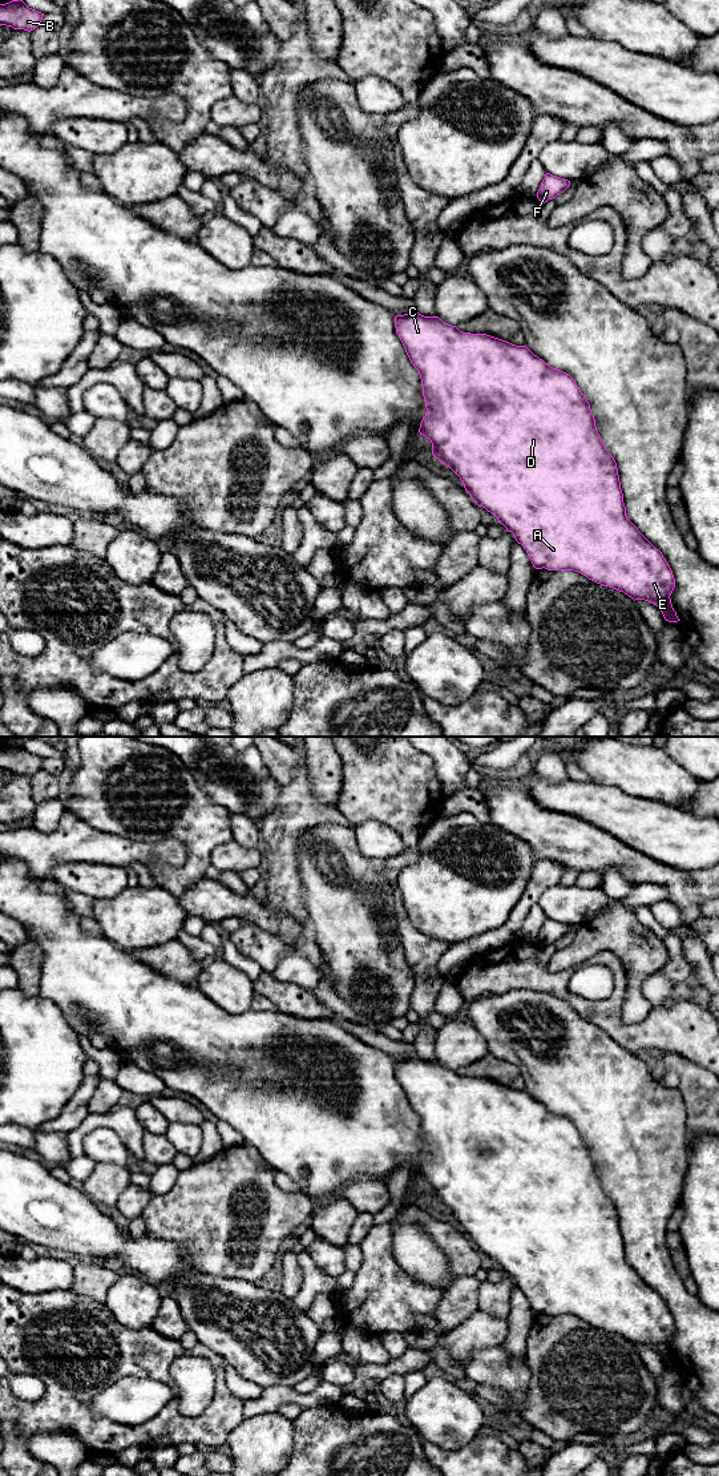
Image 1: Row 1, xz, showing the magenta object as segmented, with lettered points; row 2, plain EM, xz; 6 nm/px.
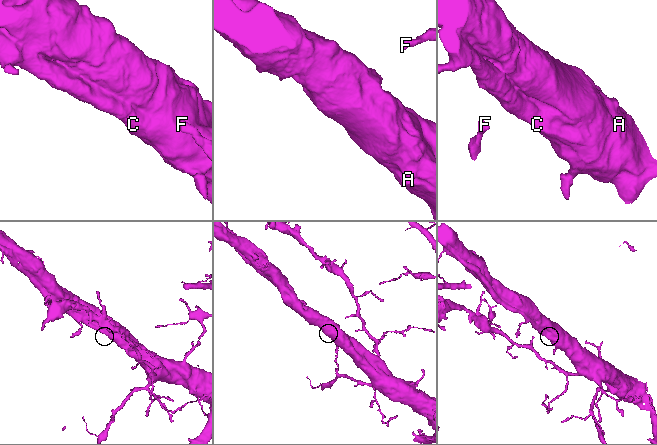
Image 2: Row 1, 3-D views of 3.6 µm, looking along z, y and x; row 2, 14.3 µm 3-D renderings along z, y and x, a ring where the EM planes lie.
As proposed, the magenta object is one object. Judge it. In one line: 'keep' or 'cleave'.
keep

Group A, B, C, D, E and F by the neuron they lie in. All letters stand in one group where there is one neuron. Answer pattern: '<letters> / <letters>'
A B C D E F

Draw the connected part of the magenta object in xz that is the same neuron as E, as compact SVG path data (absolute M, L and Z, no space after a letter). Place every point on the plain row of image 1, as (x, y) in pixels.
M417 1056L396 1060L395 1072L411 1108L419 1116L421 1124L427 1157L420 1168L420 1179L431 1185L432 1199L460 1222L465 1235L474 1247L494 1259L498 1267L501 1267L508 1277L513 1278L516 1286L526 1295L533 1311L536 1314L545 1312L548 1315L578 1316L597 1328L623 1336L634 1346L645 1344L657 1350L668 1367L680 1366L670 1343L675 1332L672 1315L662 1296L627 1263L617 1207L602 1187L590 1149L575 1125L569 1118L550 1112L526 1090L516 1090L486 1078L462 1077L456 1070L444 1068L439 1061L424 1061Z

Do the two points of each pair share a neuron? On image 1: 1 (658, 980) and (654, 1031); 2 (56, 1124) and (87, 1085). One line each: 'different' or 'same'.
1: different
2: same

